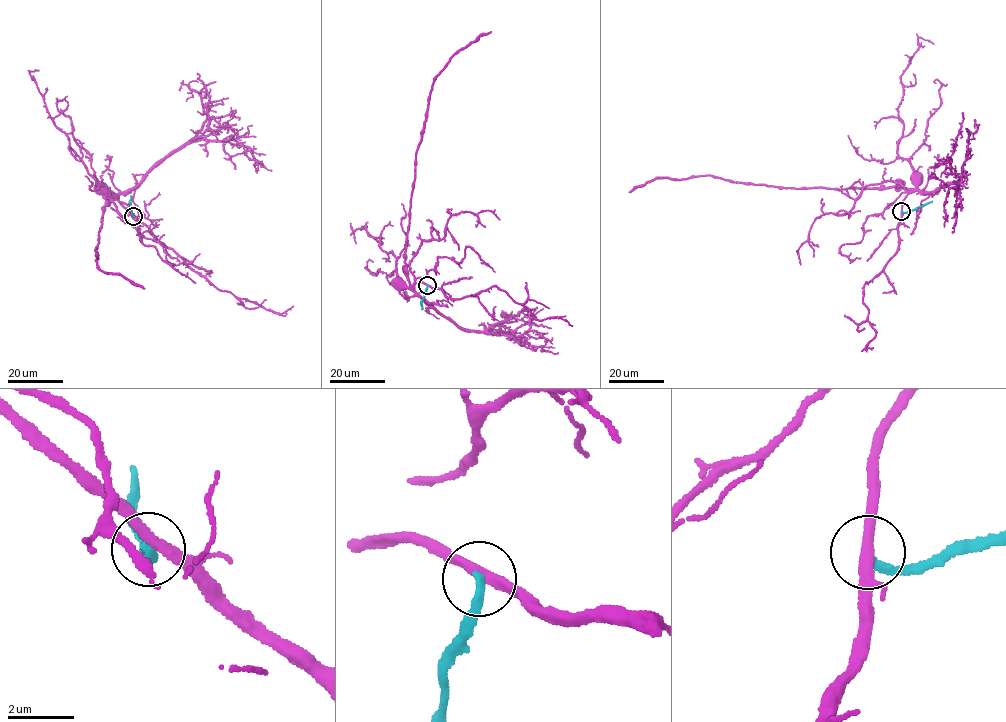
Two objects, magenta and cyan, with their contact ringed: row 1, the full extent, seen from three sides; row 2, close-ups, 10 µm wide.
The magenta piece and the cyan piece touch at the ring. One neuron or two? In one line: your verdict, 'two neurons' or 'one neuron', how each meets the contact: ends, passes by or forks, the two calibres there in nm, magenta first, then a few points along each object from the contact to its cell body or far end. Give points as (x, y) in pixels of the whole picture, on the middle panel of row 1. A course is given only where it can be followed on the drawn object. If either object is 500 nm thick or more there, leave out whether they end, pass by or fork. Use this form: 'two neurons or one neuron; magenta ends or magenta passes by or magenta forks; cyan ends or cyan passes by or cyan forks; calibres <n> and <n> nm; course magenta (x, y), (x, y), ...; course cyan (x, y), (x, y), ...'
two neurons; magenta passes by; cyan ends; calibres 320 and 280 nm; course magenta (428, 285), (419, 281), (409, 287), (398, 283); course cyan (427, 285), (421, 309)

